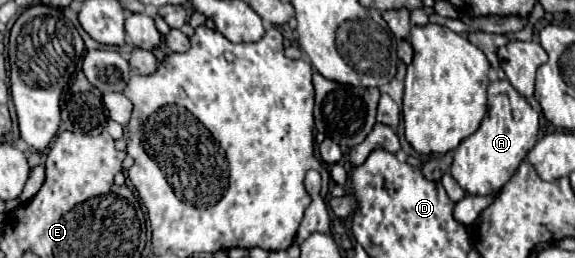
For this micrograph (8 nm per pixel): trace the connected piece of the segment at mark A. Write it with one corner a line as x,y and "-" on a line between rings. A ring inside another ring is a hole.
509,80
491,82
487,100
487,116
479,130
457,146
451,164
451,176
471,196
495,196
513,178
513,172
517,172
527,152
535,146
539,134
539,114

